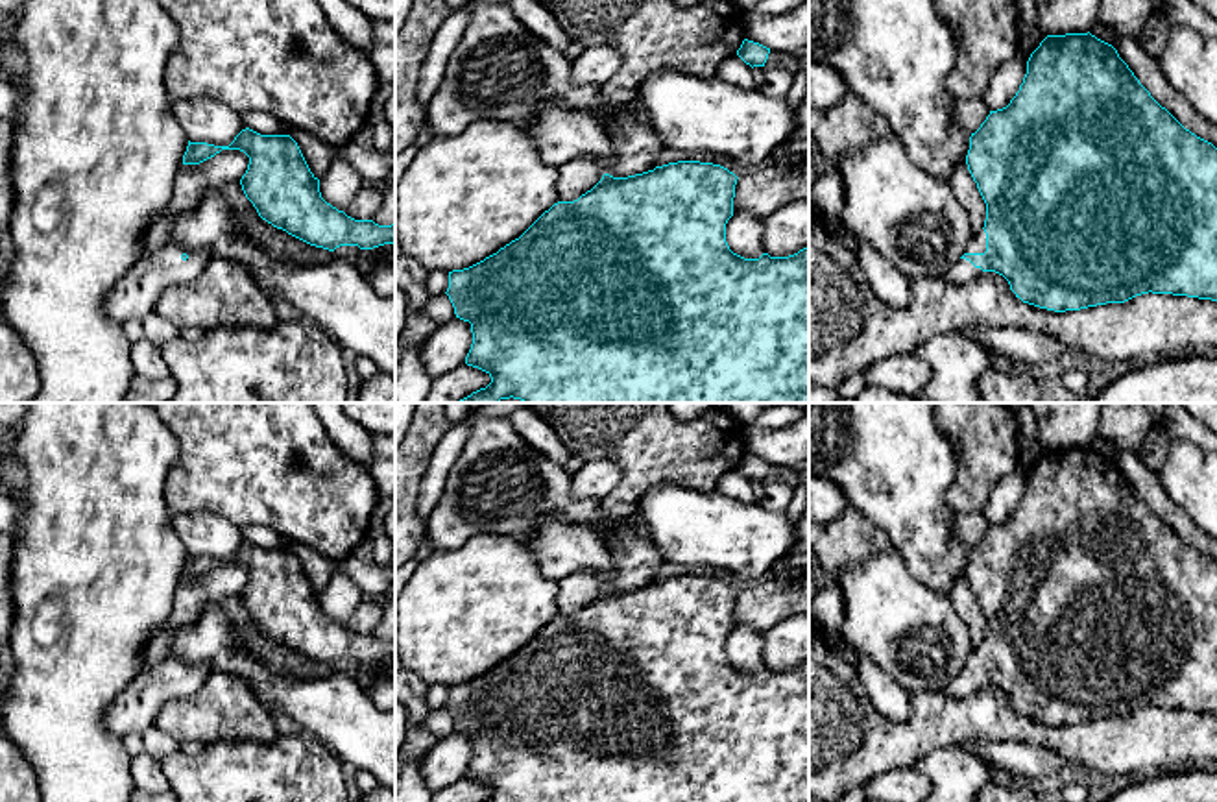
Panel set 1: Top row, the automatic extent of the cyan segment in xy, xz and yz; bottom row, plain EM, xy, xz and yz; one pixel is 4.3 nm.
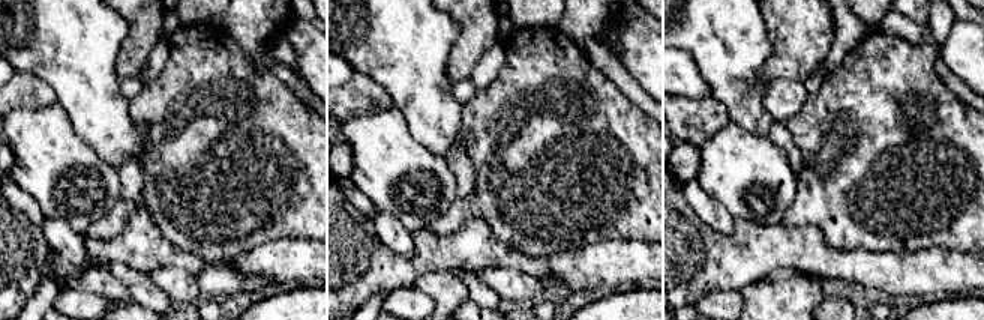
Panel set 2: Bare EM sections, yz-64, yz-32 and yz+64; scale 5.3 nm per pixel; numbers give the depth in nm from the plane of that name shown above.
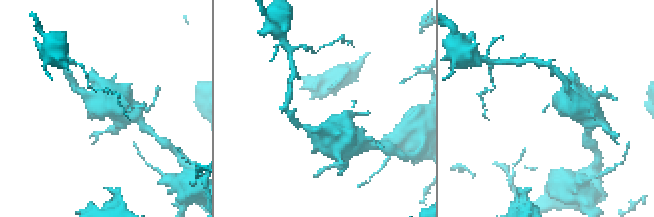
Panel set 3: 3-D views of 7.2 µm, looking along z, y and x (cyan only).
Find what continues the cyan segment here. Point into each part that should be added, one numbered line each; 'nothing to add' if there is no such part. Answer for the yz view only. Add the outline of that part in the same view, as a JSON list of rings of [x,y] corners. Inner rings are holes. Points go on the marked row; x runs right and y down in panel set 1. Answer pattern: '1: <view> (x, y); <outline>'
1: yz (977, 244); [[[981,229],[975,233],[970,240],[970,244],[964,248],[964,253],[984,253],[986,251],[986,233]]]

